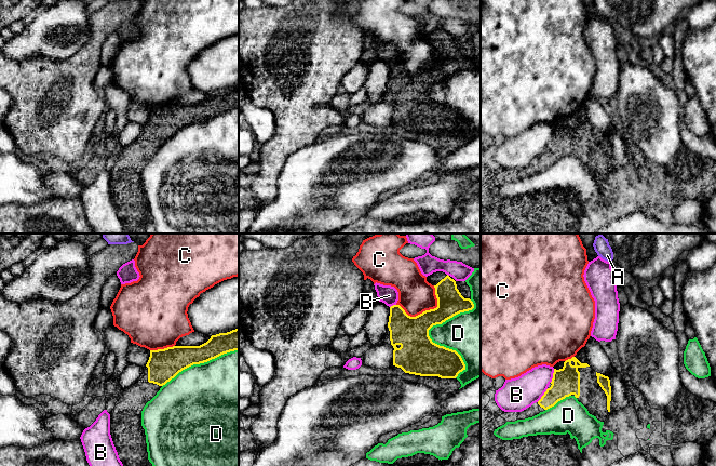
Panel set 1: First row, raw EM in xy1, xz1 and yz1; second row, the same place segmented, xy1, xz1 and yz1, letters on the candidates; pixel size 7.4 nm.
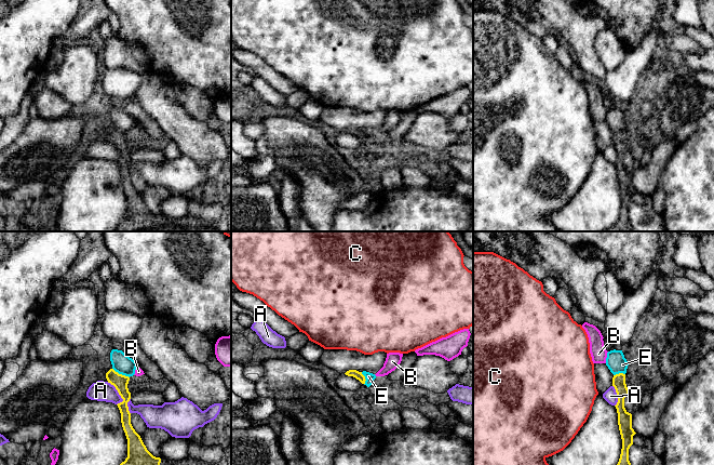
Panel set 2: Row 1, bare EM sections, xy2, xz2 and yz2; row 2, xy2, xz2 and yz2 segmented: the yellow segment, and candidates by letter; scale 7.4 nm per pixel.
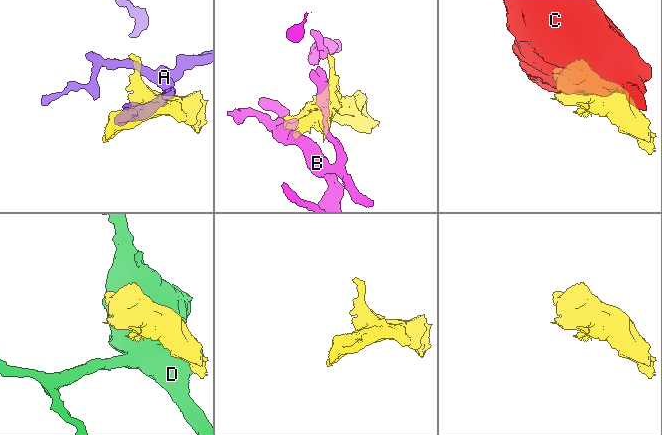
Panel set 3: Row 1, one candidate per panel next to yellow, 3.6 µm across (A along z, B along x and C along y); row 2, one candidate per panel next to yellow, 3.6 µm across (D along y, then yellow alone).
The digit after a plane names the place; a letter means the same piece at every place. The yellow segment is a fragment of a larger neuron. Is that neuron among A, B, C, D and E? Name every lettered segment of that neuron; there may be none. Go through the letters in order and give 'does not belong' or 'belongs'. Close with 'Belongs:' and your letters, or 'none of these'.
A: does not belong
B: does not belong
C: does not belong
D: does not belong
E: does not belong
Belongs: none of these

